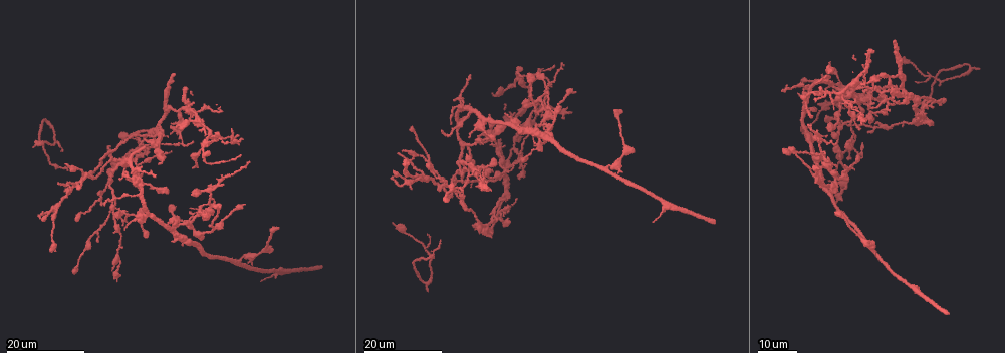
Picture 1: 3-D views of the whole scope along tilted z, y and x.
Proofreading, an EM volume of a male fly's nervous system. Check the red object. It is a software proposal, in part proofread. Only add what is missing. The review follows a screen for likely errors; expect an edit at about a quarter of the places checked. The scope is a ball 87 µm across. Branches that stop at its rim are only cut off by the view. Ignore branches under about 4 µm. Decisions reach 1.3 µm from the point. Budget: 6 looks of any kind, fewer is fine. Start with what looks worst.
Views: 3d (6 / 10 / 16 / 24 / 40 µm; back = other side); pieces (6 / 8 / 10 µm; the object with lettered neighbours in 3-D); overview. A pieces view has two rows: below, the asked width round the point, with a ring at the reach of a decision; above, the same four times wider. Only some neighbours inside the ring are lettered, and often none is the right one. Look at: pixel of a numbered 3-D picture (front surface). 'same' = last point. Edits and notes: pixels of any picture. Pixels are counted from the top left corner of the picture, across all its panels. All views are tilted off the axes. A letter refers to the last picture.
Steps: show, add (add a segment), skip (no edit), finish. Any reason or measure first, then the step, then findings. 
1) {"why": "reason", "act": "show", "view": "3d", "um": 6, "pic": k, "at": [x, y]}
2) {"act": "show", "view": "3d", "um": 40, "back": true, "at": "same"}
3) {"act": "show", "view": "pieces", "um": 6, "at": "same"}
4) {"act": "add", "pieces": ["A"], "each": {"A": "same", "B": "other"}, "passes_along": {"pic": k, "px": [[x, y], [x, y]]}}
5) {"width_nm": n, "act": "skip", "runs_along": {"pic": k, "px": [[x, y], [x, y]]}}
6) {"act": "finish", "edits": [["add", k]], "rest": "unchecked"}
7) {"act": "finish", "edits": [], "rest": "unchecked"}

{"why": "an open end", "act": "show", "view": "3d", "um": 24, "pic": 1, "at": [440, 129]}

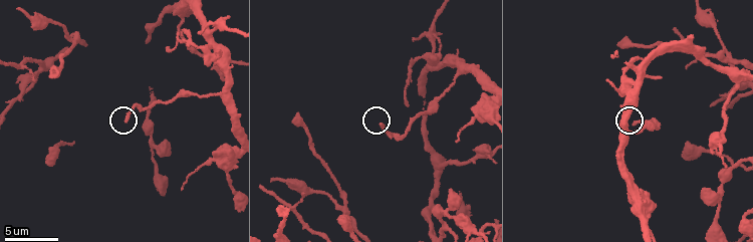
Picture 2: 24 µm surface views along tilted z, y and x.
{"why": "what lies round it", "act": "show", "view": "pieces", "um": 10, "pic": 2, "at": [633, 125]}

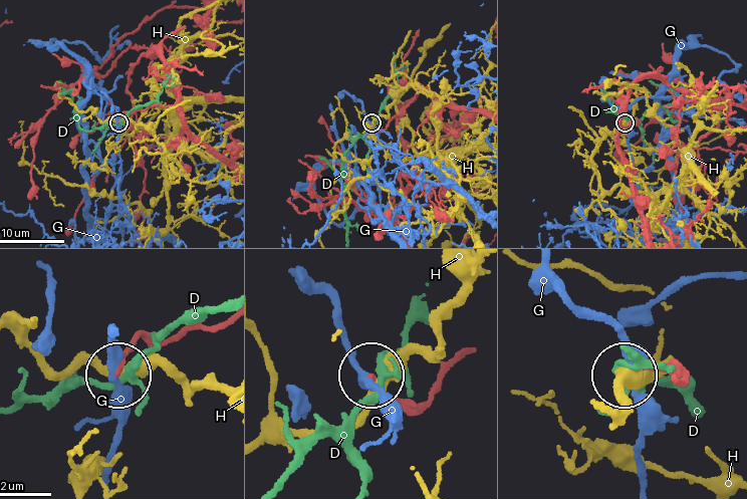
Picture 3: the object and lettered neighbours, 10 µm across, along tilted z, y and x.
{"width_nm": 200, "act": "skip", "each": {"D": "other", "G": "other", "H": "other"}, "found": "none of them fits"}

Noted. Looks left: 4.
{"why": "an open end", "act": "show", "view": "3d", "um": 24, "pic": 1, "at": [463, 180]}

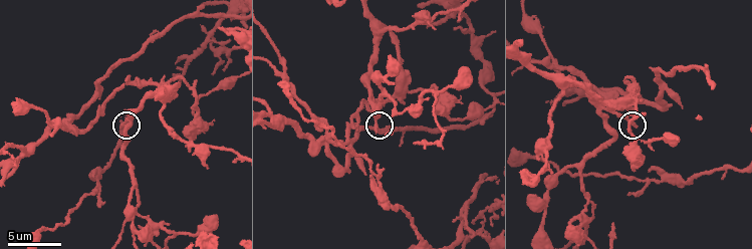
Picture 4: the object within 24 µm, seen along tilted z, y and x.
{"act": "show", "view": "pieces", "um": 6, "pic": 4, "at": [120, 127]}

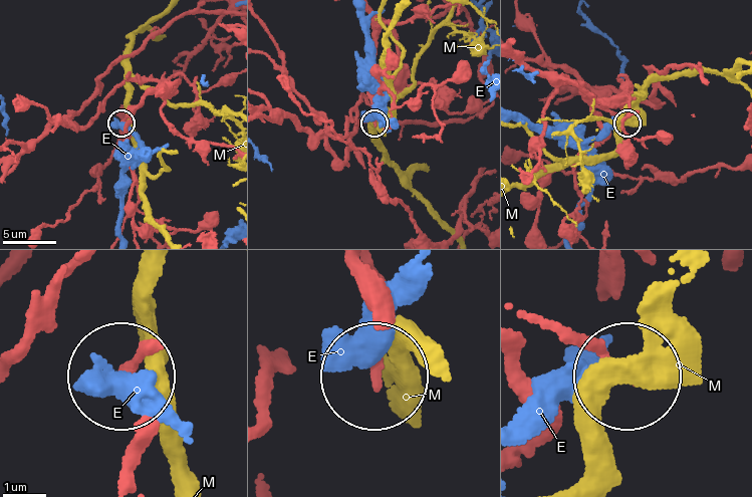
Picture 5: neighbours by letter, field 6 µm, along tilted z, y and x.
{"act": "skip", "each": {"E": "other", "M": "other"}, "found": "no lettered segment goes on from it"}

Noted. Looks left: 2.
{"why": "free end", "act": "show", "view": "3d", "um": 24, "pic": 1, "at": [509, 192]}

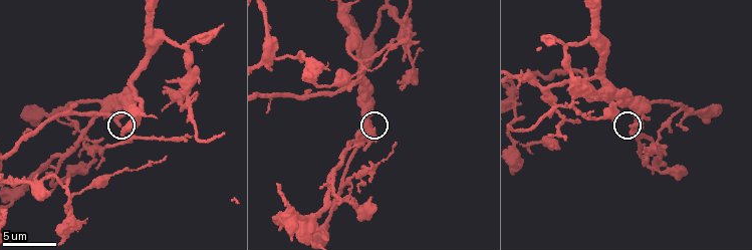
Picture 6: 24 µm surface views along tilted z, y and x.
{"why": "see the neighbours", "act": "show", "view": "pieces", "um": 6, "pic": 6, "at": [632, 125]}

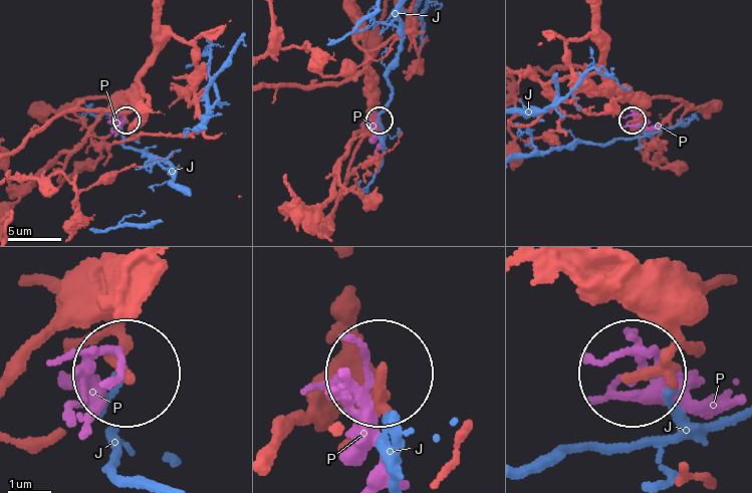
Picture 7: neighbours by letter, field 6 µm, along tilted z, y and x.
{"act": "skip", "each": {"J": "other", "P": "other"}, "found": "no lettered segment goes on from it"}

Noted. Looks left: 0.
{"act": "finish", "edits": [], "rest": "unchecked"}

